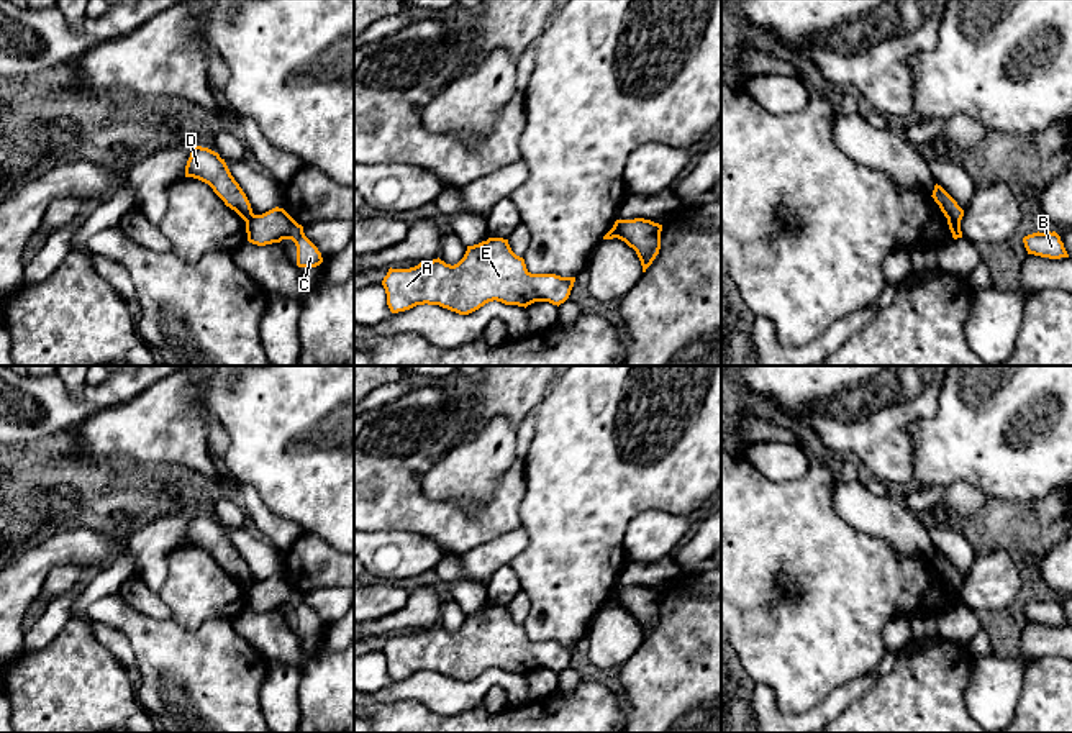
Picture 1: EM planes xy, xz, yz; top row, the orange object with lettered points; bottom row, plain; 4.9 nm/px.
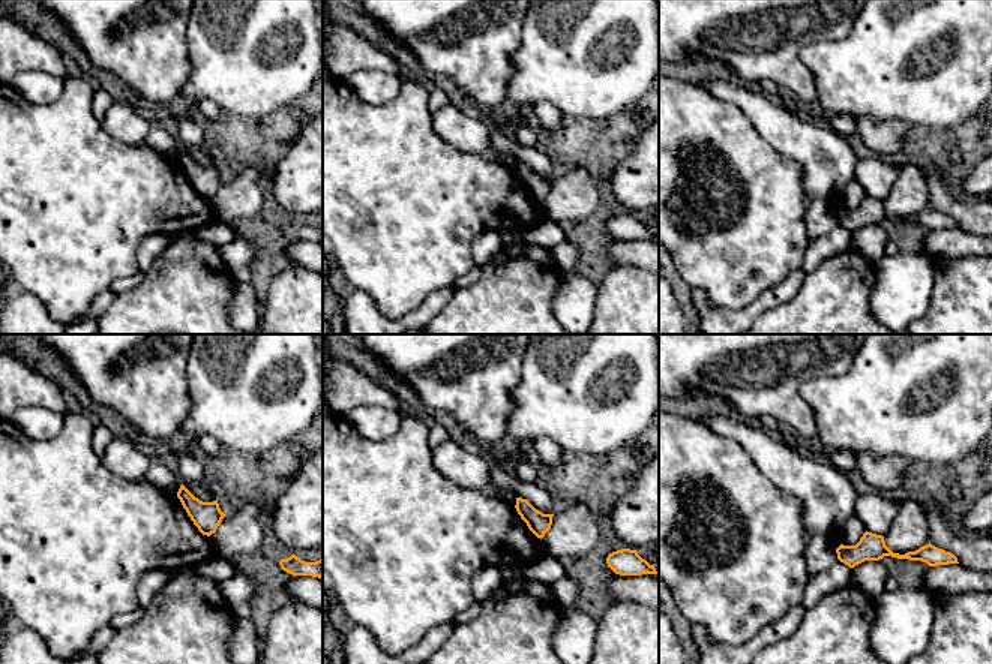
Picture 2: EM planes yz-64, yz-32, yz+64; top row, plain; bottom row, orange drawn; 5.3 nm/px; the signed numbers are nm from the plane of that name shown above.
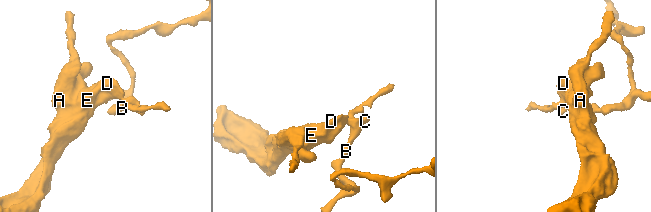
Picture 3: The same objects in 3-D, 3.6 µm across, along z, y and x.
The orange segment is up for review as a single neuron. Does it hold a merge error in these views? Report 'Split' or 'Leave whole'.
Split

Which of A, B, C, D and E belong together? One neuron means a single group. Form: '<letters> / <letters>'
A D E / B C

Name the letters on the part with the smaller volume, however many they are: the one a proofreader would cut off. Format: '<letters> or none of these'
B, C

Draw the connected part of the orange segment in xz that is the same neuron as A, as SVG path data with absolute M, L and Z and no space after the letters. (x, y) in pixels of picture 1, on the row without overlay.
M488 605L467 613L464 625L451 633L433 626L410 636L388 636L382 648L392 681L416 672L439 672L469 682L488 669L528 674L534 669L564 671L575 644L531 641L508 607Z

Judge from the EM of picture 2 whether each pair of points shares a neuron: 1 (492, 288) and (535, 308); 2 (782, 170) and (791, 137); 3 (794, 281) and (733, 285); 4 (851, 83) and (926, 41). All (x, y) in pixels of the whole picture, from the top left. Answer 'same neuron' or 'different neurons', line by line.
1: same neuron
2: different neurons
3: different neurons
4: same neuron

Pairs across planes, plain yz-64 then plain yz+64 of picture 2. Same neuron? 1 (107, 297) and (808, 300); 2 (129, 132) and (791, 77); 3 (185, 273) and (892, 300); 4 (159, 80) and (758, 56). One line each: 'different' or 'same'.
1: different
2: different
3: different
4: same

